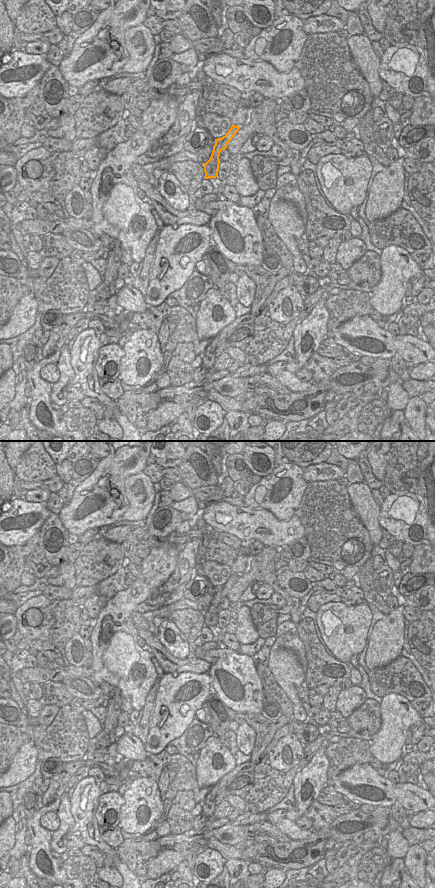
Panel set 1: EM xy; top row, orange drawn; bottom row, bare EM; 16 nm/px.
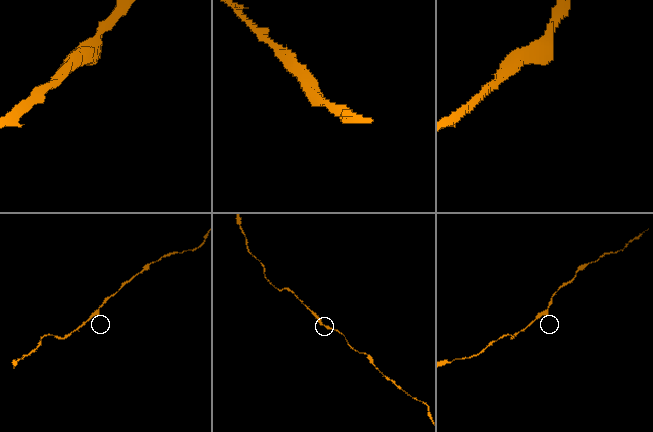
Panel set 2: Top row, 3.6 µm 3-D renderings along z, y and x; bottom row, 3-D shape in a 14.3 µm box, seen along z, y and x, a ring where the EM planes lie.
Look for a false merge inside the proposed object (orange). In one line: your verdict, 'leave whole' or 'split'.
leave whole

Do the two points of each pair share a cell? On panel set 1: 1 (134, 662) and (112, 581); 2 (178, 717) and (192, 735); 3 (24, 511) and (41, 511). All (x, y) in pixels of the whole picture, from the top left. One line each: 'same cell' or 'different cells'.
1: different cells
2: different cells
3: same cell

